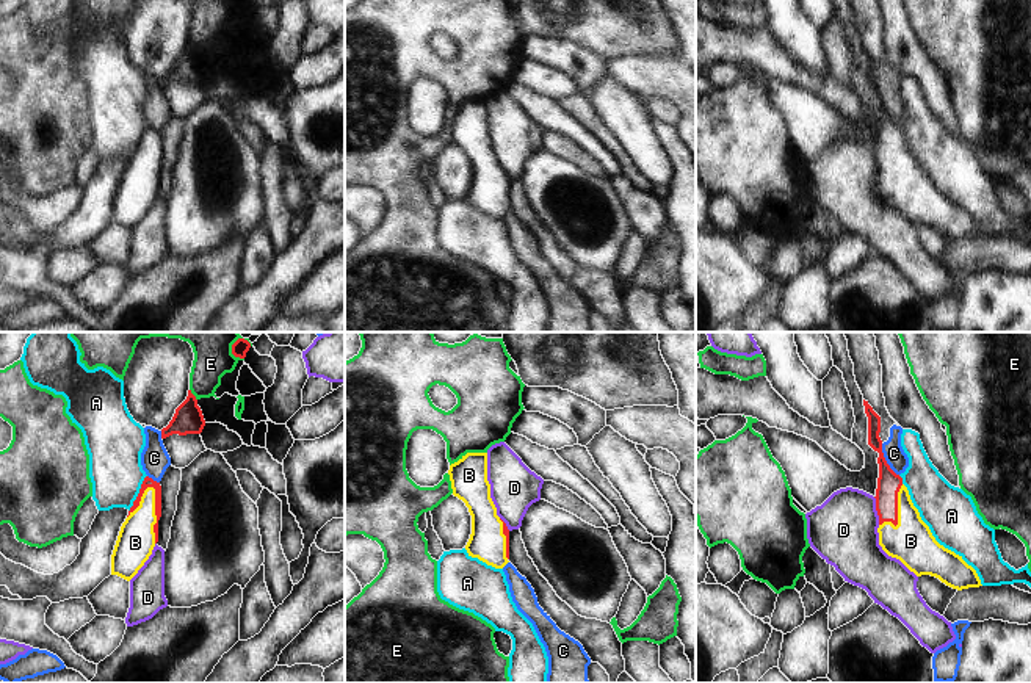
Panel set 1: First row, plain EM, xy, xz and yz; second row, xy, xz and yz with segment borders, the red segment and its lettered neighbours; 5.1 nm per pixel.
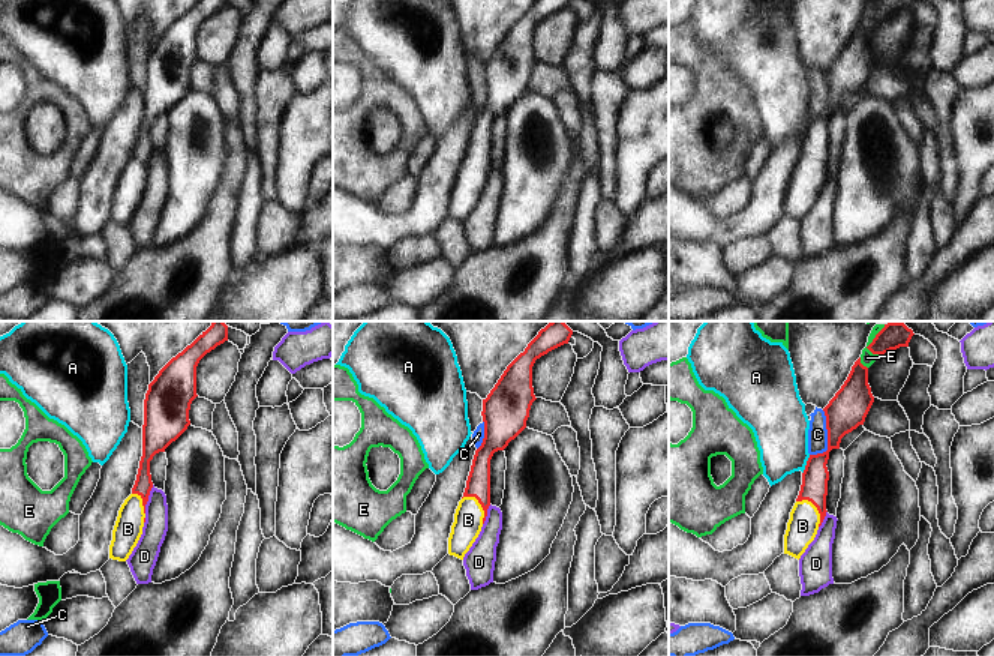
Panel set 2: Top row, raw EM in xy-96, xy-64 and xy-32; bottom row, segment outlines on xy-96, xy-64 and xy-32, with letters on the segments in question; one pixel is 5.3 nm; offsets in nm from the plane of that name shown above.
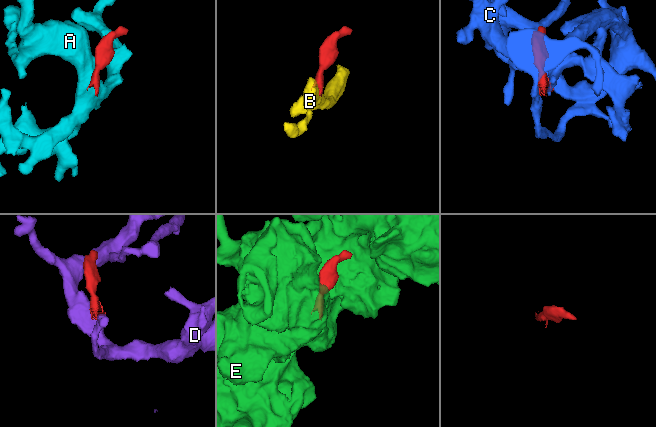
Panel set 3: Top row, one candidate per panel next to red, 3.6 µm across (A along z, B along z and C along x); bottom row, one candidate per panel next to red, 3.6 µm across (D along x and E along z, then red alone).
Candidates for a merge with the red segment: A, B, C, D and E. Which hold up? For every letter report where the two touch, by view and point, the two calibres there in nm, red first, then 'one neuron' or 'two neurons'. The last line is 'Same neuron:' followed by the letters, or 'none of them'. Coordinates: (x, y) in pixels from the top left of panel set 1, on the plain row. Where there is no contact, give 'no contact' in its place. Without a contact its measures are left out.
A: xy (138, 143) | 50/280 nm | two neurons
B: xy (155, 162) | 50/190 nm | one neuron
C: yz (884, 108) | 120/110 nm | two neurons
D: yz (876, 159) | 120/360 nm | two neurons
E: xy (193, 44) | 150/170 nm | two neurons
Same neuron: B

